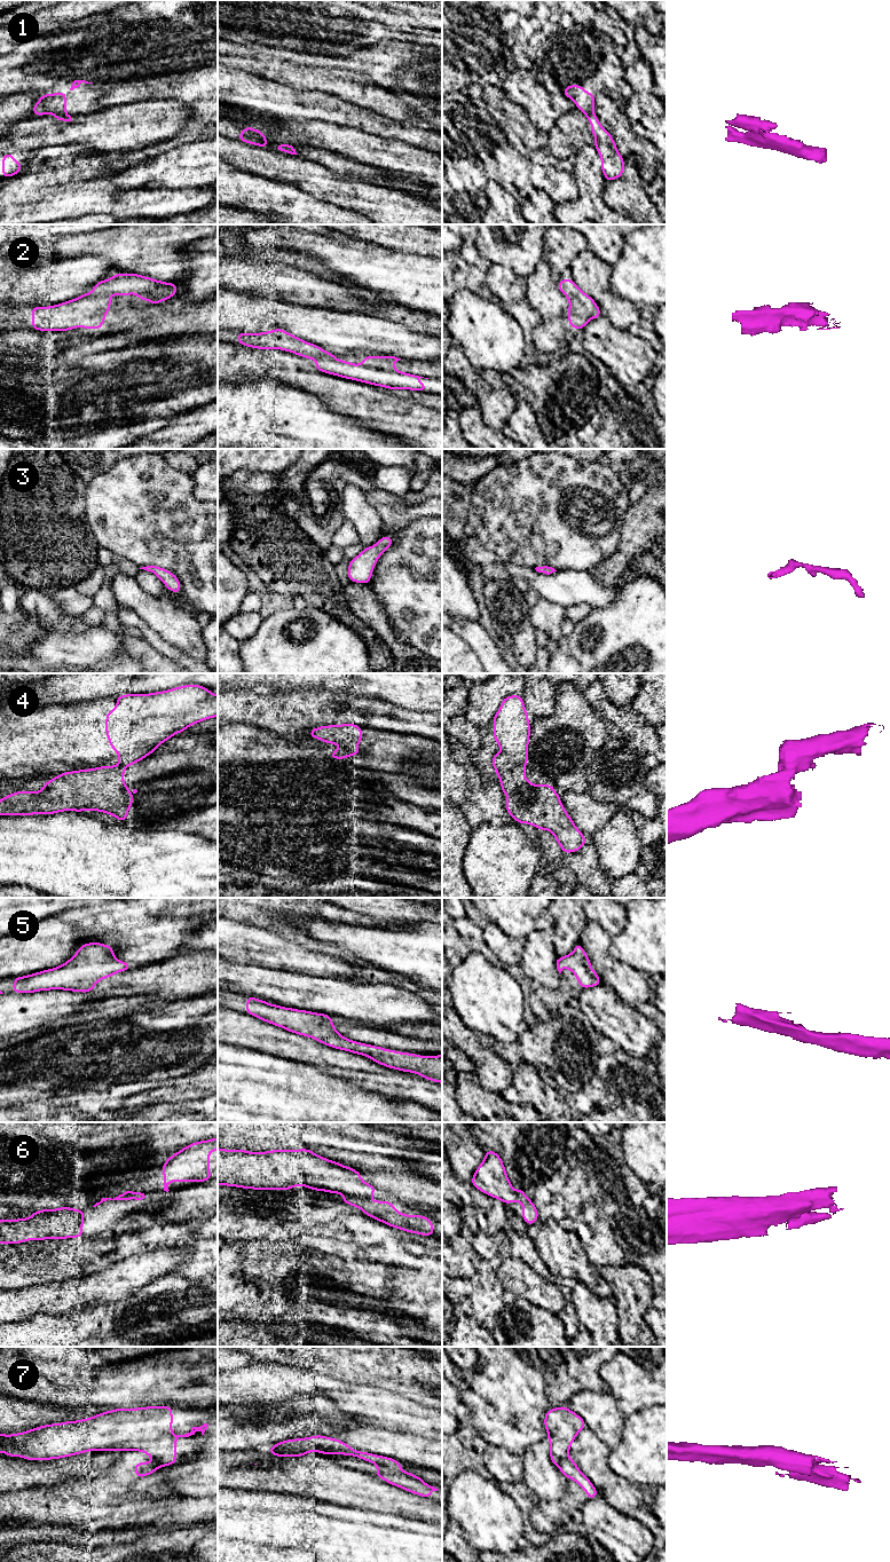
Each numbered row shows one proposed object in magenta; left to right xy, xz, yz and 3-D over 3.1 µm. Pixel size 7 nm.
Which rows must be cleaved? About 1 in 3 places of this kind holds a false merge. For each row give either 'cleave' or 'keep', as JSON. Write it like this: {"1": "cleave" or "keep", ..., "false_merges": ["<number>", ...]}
{"1": "cleave", "2": "keep", "3": "keep", "4": "cleave", "5": "keep", "6": "keep", "7": "cleave", "false_merges": ["1", "4", "7"]}

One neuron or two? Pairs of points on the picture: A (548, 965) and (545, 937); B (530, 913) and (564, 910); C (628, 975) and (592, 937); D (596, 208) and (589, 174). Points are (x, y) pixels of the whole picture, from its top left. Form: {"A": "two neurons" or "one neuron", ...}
{"A": "one neuron", "B": "two neurons", "C": "one neuron", "D": "one neuron"}

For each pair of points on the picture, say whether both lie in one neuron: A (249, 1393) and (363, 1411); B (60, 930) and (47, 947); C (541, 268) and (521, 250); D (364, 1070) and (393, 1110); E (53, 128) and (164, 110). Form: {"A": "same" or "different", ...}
{"A": "same", "B": "same", "C": "different", "D": "different", "E": "same"}

